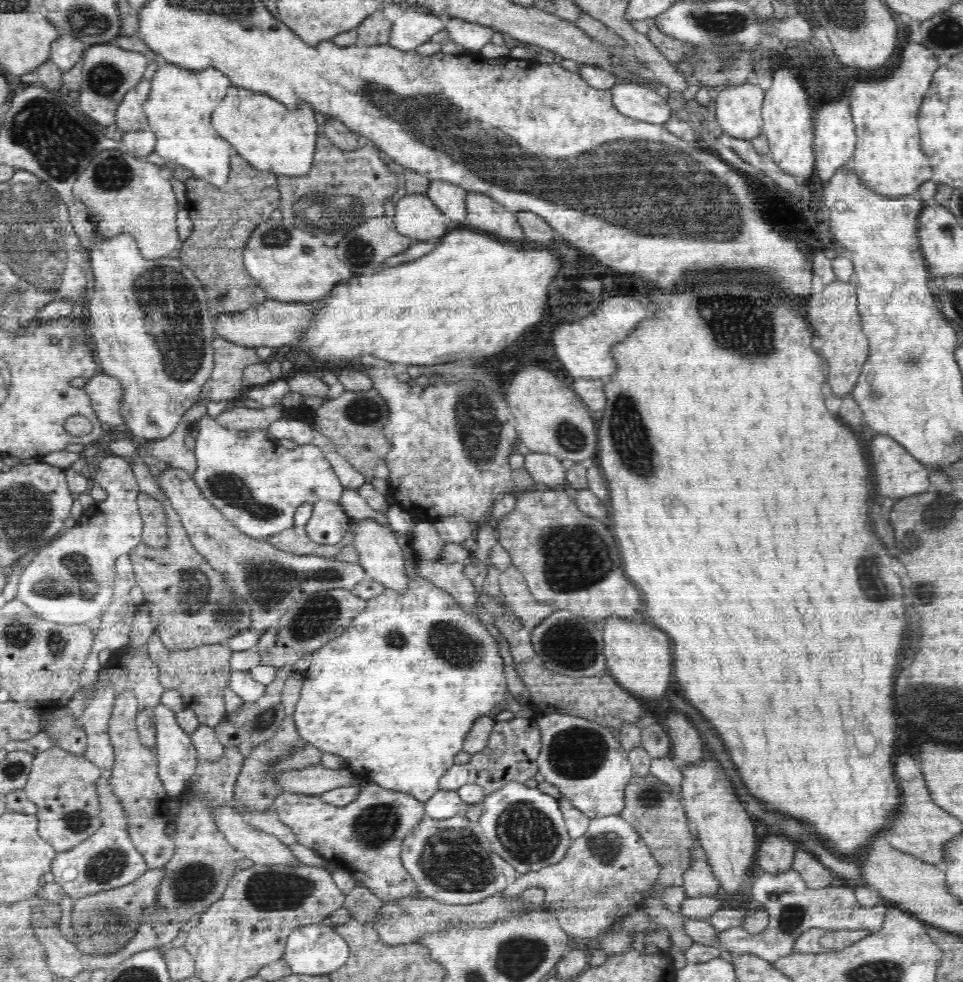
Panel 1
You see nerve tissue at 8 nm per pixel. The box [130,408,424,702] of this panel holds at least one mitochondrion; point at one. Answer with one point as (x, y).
(269, 583)

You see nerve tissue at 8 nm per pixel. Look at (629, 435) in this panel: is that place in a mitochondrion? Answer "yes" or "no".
yes

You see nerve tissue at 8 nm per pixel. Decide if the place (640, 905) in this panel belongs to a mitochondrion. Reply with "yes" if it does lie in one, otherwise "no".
no

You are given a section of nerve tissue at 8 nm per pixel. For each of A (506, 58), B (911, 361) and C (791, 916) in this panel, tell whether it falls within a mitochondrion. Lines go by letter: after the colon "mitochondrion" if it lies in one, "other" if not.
A: other
B: mitochondrion
C: mitochondrion

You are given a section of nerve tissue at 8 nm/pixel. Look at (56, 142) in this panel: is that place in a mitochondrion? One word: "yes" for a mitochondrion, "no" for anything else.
yes

